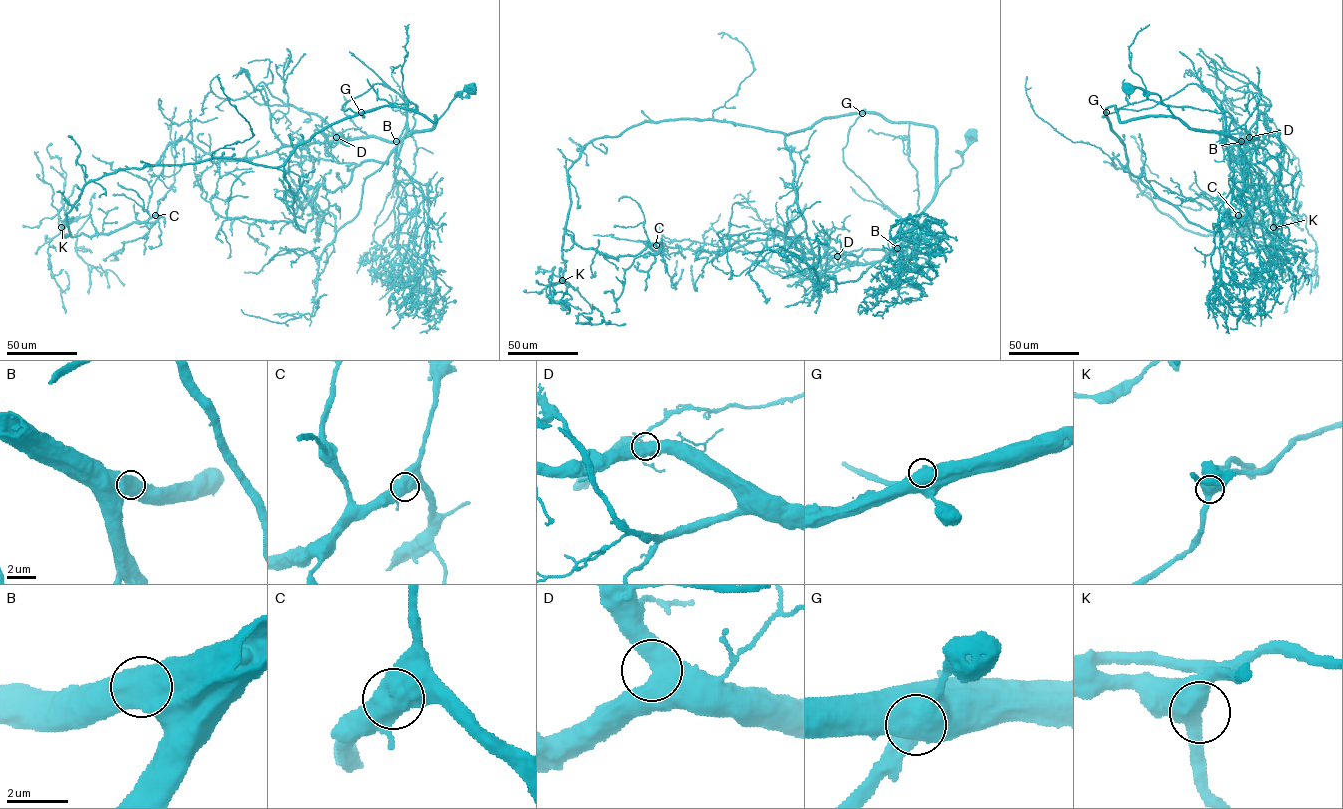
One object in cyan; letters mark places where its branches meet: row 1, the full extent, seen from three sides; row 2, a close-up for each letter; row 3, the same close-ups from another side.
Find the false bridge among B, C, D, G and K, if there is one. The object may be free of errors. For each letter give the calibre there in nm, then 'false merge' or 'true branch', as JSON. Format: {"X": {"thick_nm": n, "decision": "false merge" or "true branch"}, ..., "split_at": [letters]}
{"B": {"thick_nm": 600, "decision": "true branch"}, "C": {"thick_nm": 850, "decision": "true branch"}, "D": {"thick_nm": 600, "decision": "true branch"}, "G": {"thick_nm": 650, "decision": "false merge"}, "K": {"thick_nm": 550, "decision": "true branch"}, "split_at": ["G"]}

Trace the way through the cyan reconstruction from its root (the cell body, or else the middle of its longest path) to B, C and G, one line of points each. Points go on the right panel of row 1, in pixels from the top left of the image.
B: (1128, 87), (1129, 90), (1141, 88), (1158, 95), (1169, 110), (1190, 128), (1228, 133), (1241, 141)
C: (1128, 87), (1158, 95), (1190, 128), (1256, 137), (1228, 148), (1246, 159), (1243, 143), (1238, 215)
G: (1128, 87), (1129, 90), (1141, 88), (1158, 95), (1180, 120), (1149, 116), (1120, 121), (1114, 106), (1106, 112)

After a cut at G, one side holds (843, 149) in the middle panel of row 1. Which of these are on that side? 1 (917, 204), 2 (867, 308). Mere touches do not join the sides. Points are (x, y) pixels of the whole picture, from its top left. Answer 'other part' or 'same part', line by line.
1: other part
2: same part

